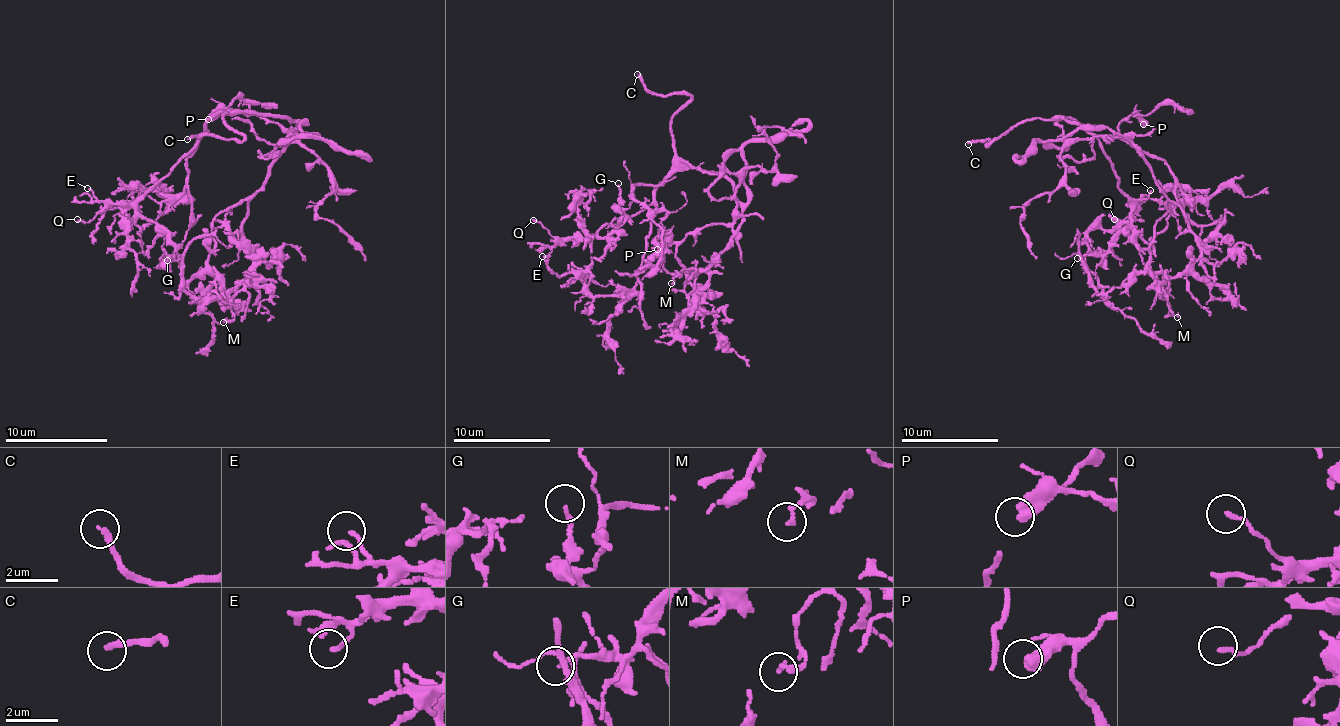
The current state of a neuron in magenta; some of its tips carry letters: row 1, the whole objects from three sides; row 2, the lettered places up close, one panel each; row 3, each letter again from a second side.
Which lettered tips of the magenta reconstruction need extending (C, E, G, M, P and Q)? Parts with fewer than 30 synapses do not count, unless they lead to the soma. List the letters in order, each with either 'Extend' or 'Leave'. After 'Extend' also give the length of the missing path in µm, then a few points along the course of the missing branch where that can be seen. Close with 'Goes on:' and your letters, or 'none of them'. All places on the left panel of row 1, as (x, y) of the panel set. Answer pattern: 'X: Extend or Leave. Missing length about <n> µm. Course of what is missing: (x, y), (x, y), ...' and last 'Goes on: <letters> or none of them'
C: Extend. Missing length about 40 µm
E: Leave
G: Leave
M: Leave
P: Leave
Q: Leave
Goes on: C

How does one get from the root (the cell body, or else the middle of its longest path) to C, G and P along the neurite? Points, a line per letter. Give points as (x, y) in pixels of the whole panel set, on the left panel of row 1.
C: (267, 170), (298, 121), (226, 111), (223, 119), (241, 139), (208, 134), (187, 139)
G: (267, 170), (257, 191), (213, 222), (216, 299), (195, 299), (182, 268), (167, 260)
P: (267, 170), (288, 137), (275, 121), (265, 121), (254, 114), (241, 114), (231, 109), (218, 109), (208, 119)

